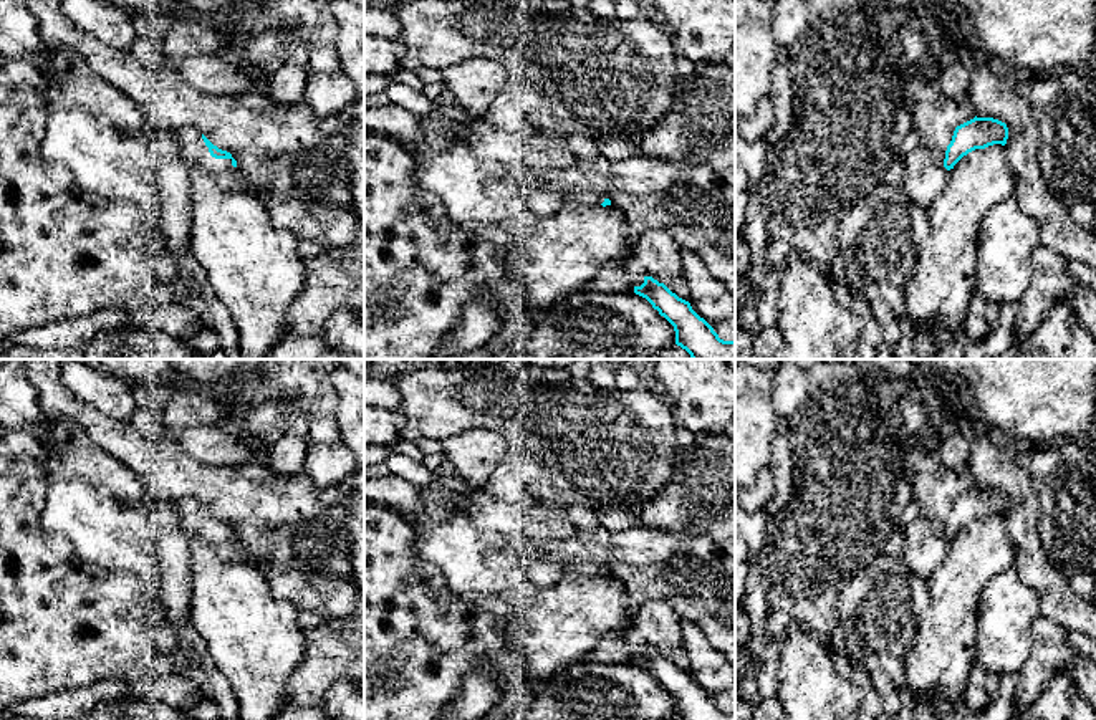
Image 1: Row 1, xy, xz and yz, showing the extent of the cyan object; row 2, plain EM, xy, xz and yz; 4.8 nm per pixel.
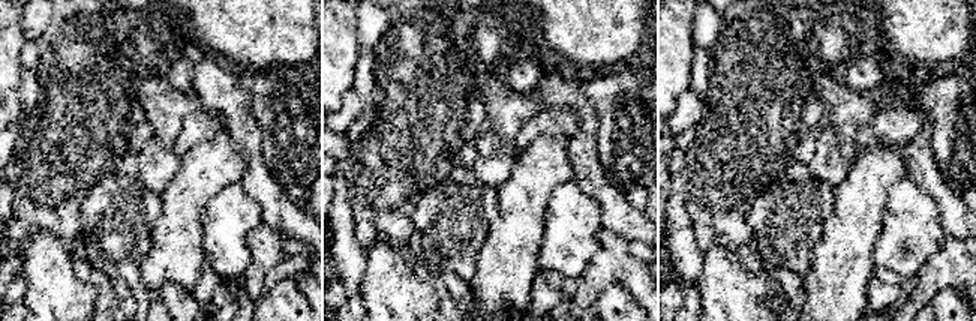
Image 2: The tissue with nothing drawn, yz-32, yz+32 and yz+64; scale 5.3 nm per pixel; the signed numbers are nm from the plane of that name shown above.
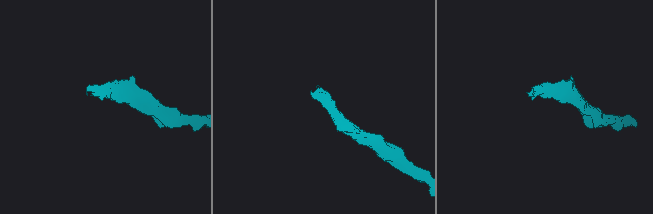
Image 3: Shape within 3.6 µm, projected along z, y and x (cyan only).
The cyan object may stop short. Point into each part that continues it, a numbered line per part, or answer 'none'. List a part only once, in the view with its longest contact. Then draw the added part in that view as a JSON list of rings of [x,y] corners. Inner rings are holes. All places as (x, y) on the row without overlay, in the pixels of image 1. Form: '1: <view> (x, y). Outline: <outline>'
1: xy (192, 520). Outline: [[[182,498],[175,503],[175,510],[179,526],[190,540],[202,538],[209,543],[217,543],[232,538],[232,530],[215,530],[210,526],[199,500]]]

